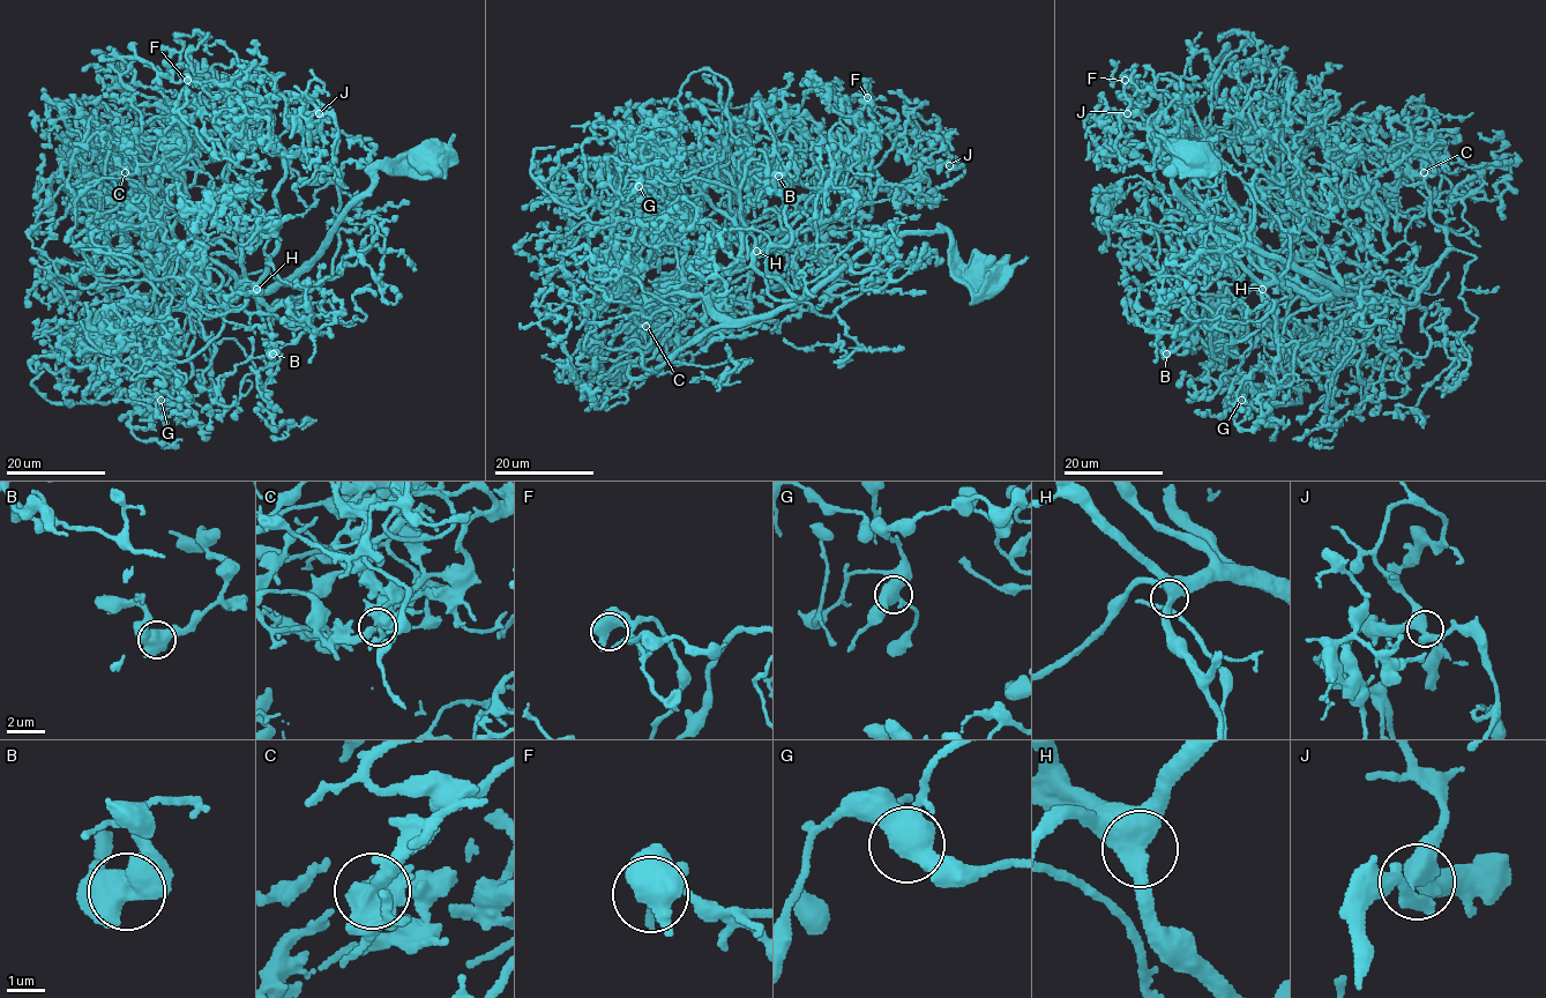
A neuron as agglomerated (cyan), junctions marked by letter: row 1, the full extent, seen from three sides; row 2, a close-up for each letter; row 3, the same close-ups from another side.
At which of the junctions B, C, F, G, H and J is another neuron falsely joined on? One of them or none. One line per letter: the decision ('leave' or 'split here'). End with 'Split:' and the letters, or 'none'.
B: leave
C: split here
F: leave
G: leave
H: leave
J: leave
Split: C

